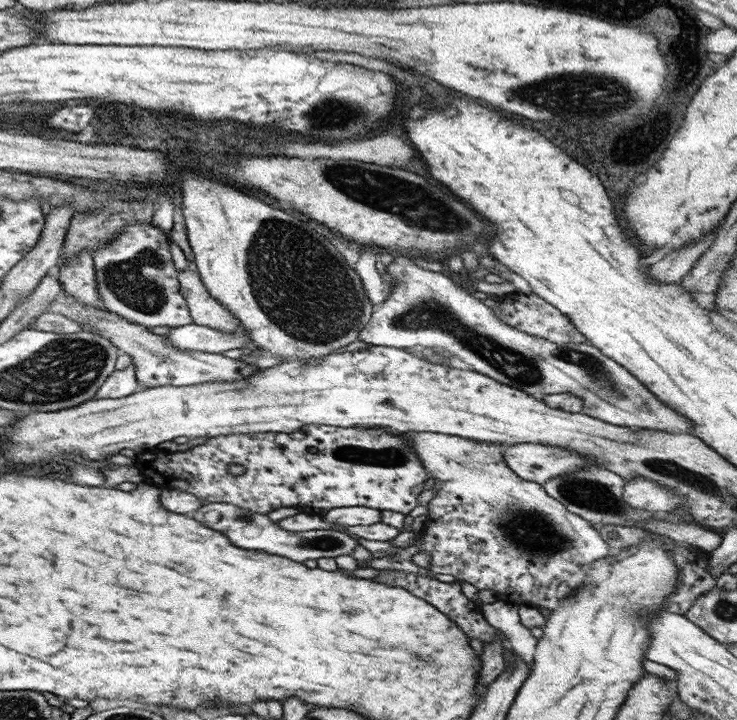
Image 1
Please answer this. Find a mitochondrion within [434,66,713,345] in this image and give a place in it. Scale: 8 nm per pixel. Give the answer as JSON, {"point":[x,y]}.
{"point":[548,95]}

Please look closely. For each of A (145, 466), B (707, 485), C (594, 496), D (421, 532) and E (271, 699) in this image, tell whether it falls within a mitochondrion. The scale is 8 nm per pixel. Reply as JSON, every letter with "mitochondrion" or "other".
{"A":"other","B":"mitochondrion","C":"mitochondrion","D":"other","E":"other"}

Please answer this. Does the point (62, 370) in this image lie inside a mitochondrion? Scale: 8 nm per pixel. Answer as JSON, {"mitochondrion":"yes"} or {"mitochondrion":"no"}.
{"mitochondrion":"yes"}

